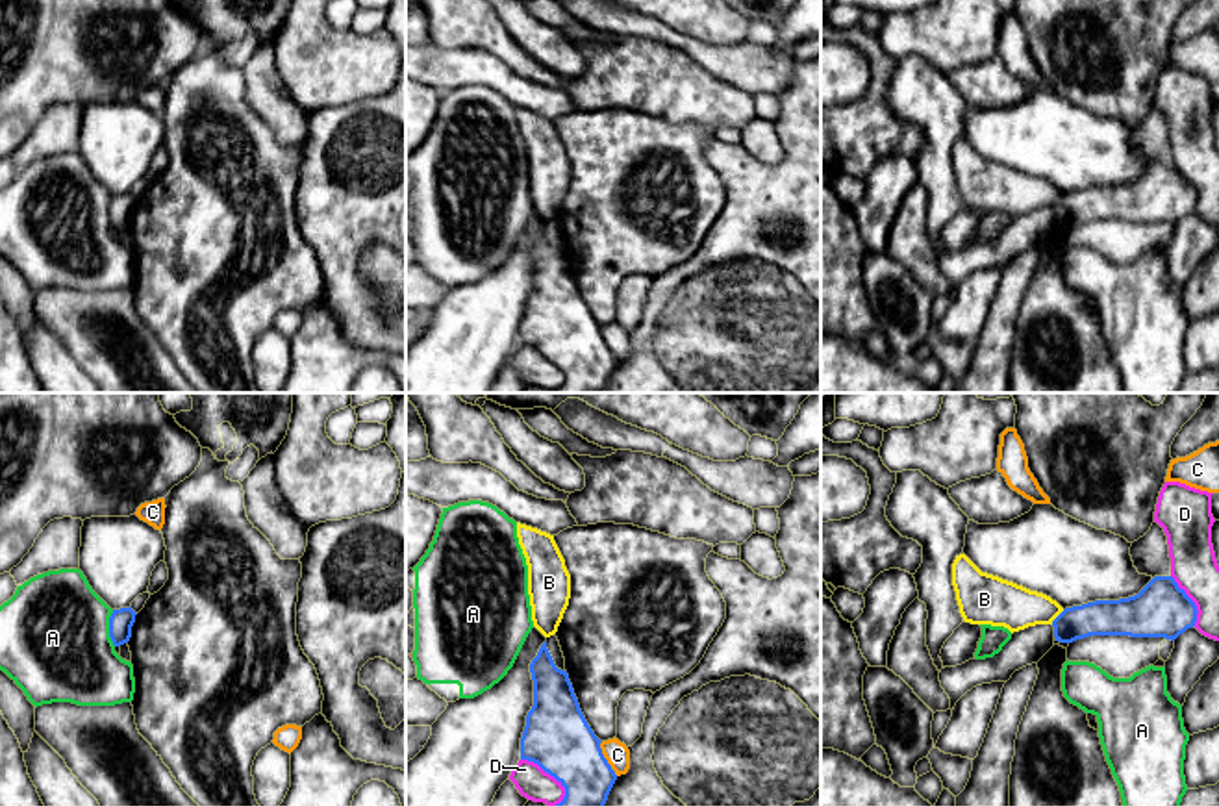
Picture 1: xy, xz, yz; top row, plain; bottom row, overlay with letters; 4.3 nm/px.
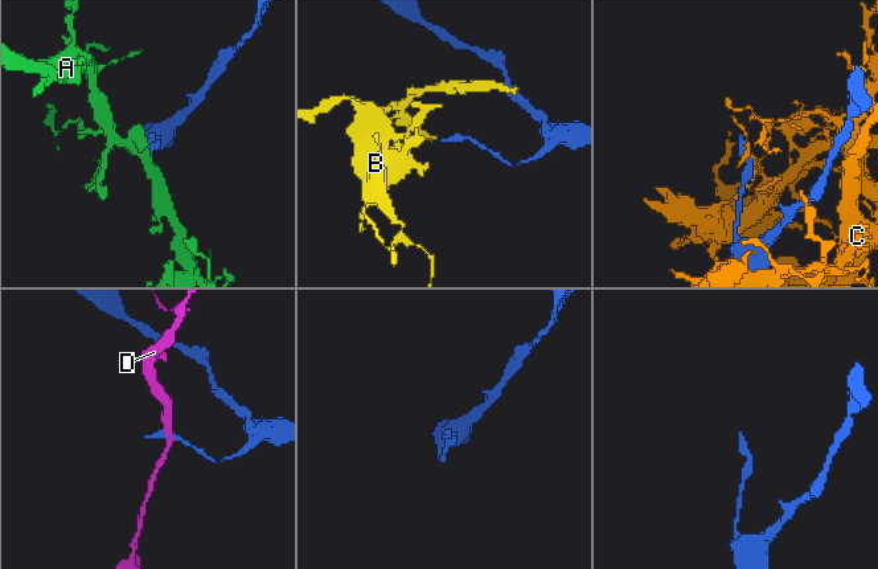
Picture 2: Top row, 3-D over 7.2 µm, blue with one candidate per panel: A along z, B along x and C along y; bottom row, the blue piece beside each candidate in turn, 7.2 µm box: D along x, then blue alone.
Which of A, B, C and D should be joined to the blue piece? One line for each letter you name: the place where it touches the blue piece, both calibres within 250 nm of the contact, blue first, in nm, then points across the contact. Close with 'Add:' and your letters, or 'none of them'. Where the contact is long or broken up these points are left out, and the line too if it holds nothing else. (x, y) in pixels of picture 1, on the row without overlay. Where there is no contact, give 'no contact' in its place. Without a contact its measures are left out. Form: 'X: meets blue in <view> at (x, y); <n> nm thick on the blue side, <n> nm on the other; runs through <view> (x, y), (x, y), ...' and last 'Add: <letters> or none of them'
Add: none of them

